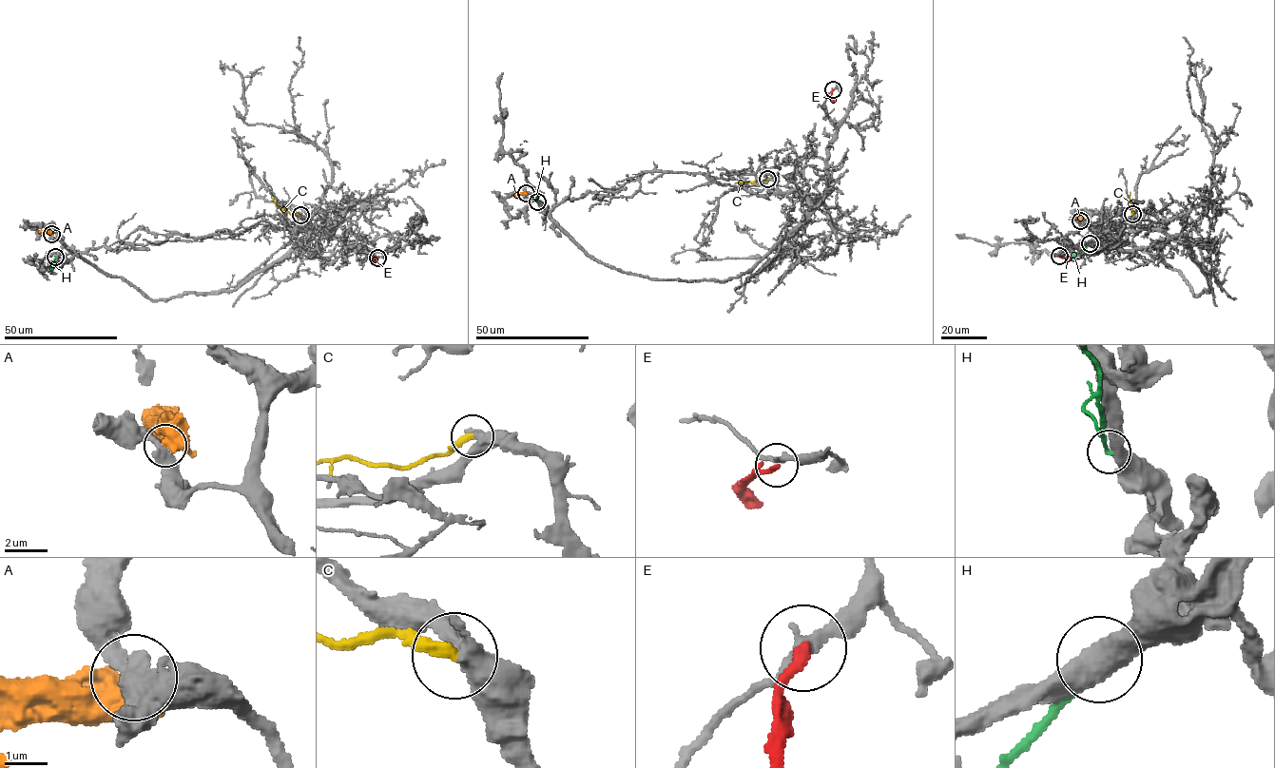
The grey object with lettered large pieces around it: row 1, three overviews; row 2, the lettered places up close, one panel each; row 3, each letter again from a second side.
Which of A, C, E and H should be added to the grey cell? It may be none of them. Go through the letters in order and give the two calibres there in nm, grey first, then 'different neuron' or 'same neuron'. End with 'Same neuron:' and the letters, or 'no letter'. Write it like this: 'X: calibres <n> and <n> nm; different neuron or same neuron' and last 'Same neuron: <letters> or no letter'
A: calibres 460 and 750 nm; different neuron
C: calibres 440 and 320 nm; different neuron
E: calibres 240 and 200 nm; different neuron
H: calibres 550 and 190 nm; different neuron
Same neuron: no letter

